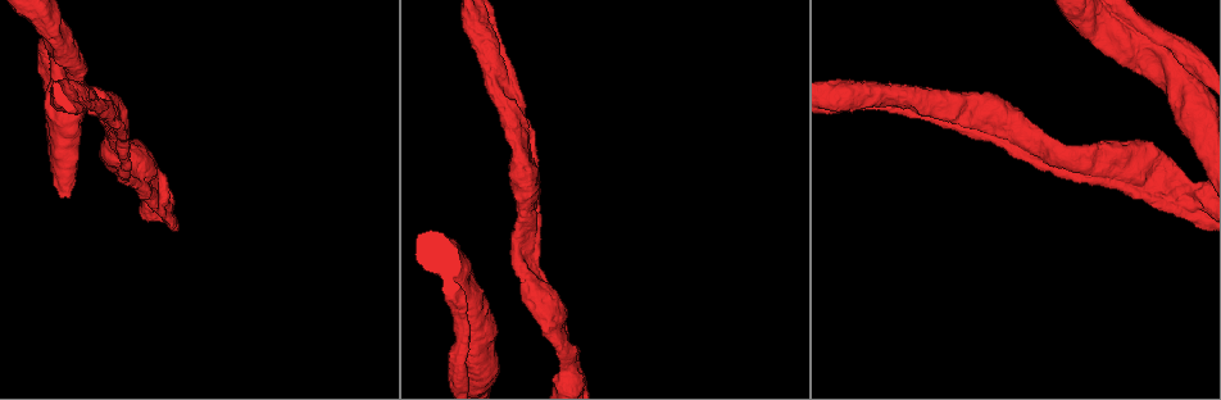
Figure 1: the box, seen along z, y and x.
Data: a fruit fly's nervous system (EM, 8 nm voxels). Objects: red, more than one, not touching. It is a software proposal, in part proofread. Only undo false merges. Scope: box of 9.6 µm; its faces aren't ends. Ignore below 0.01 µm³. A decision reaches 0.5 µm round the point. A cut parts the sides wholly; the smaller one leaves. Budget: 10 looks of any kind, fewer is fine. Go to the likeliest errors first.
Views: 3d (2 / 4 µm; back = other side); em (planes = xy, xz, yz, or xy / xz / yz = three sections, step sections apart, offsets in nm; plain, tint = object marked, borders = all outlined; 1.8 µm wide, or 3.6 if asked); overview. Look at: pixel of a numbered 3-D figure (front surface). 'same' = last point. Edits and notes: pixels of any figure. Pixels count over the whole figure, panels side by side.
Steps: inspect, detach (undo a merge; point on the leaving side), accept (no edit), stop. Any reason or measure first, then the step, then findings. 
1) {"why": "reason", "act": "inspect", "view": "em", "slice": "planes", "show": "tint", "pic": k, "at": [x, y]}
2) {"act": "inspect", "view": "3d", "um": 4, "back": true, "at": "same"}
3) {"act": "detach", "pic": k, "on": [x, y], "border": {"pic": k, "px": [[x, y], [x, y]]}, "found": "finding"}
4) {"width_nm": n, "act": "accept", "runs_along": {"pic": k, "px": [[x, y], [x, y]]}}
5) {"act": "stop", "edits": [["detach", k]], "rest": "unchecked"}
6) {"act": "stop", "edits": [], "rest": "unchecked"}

{"act": "inspect", "view": "3d", "um": 4, "pic": 1, "at": [476, 360]}

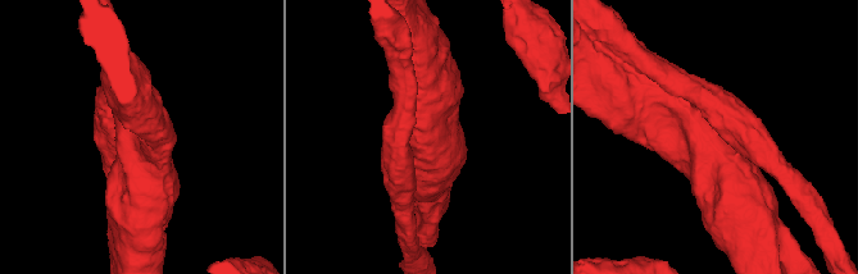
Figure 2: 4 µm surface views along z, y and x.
{"why": "shape alone is not enough", "act": "inspect", "view": "em", "slice": "yz", "step": 4, "show": "tint", "pic": 2, "at": [428, 137]}

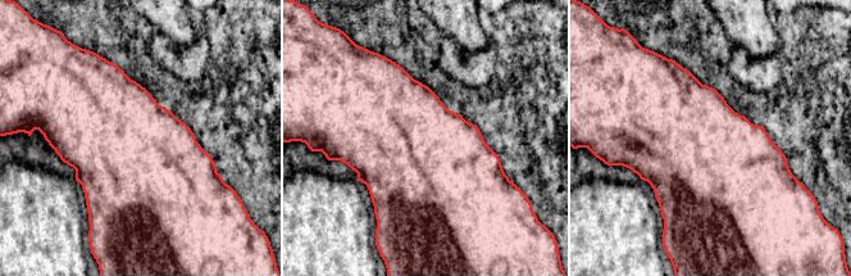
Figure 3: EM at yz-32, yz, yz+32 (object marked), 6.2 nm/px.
{"act": "inspect", "view": "em", "slice": "planes", "show": "tint", "at": "same"}

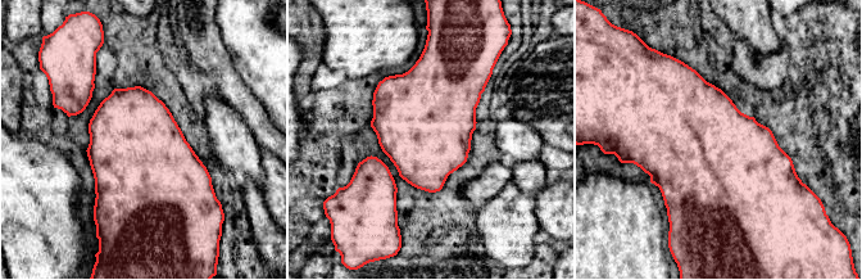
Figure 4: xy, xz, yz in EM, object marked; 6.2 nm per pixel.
{"act": "accept", "found": "one neuron here"}

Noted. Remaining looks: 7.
{"why": "three arms meet", "act": "inspect", "view": "3d", "um": 2, "pic": 1, "at": [932, 103]}

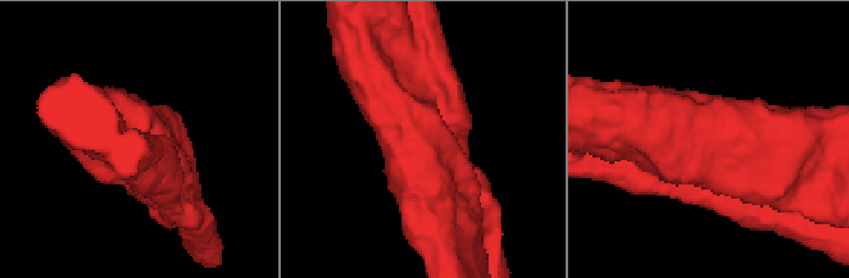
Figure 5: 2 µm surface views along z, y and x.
{"why": "shape alone is not enough", "act": "inspect", "view": "em", "slice": "yz", "step": 16, "show": "tint", "pic": 5, "at": [421, 136]}

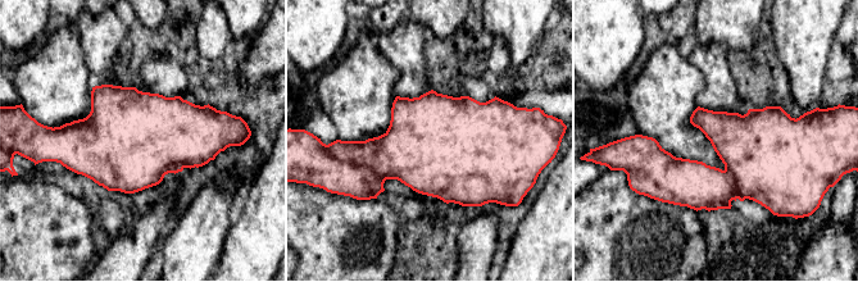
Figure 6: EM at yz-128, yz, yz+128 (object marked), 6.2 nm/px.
{"act": "inspect", "view": "em", "slice": "planes", "show": "tint", "at": "same"}

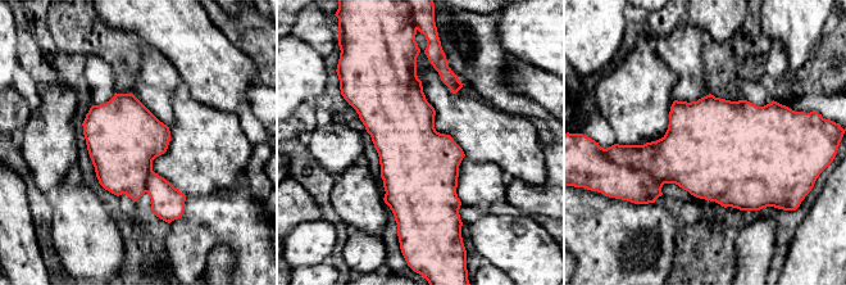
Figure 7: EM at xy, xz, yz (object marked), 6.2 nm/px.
{"width_nm": 460, "act": "accept", "found": "one neuron here"}

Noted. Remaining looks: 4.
{"why": "closes a loop", "act": "inspect", "view": "em", "um": 3.6, "slice": "xz", "step": 4, "show": "tint", "pic": 1, "at": [463, 287]}

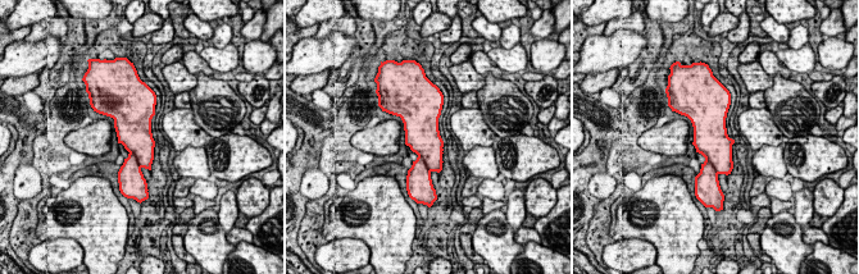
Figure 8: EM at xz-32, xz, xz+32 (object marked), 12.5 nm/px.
{"act": "accept", "found": "one neuron here"}

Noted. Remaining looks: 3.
{"why": "touches itself", "act": "inspect", "view": "3d", "um": 2, "pic": 1, "at": [169, 217]}

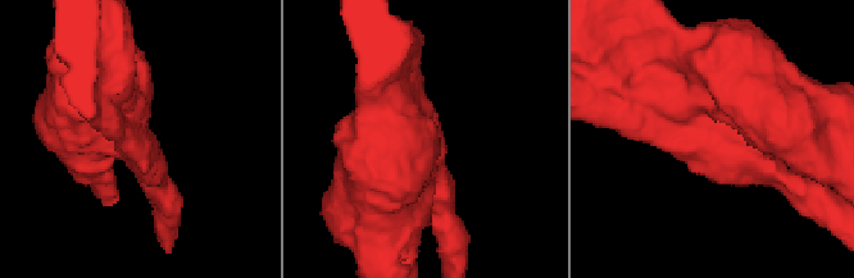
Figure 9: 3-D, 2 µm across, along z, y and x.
{"why": "shape alone is not enough", "act": "inspect", "view": "em", "slice": "planes", "show": "tint", "pic": 9, "at": [695, 143]}

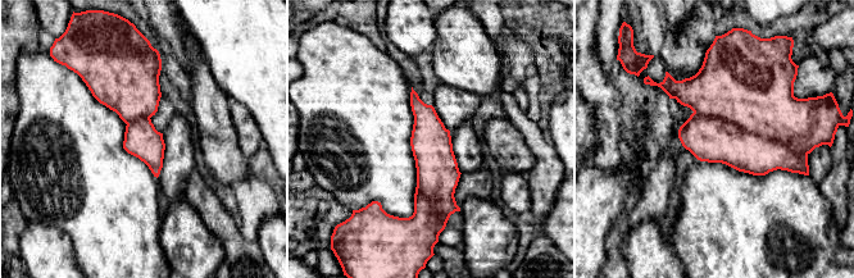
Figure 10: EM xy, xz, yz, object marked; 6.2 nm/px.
{"width_nm": 220, "act": "accept", "found": "all the same neuron"}

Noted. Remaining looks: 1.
{"act": "stop", "edits": [], "rest": "unchecked"}

